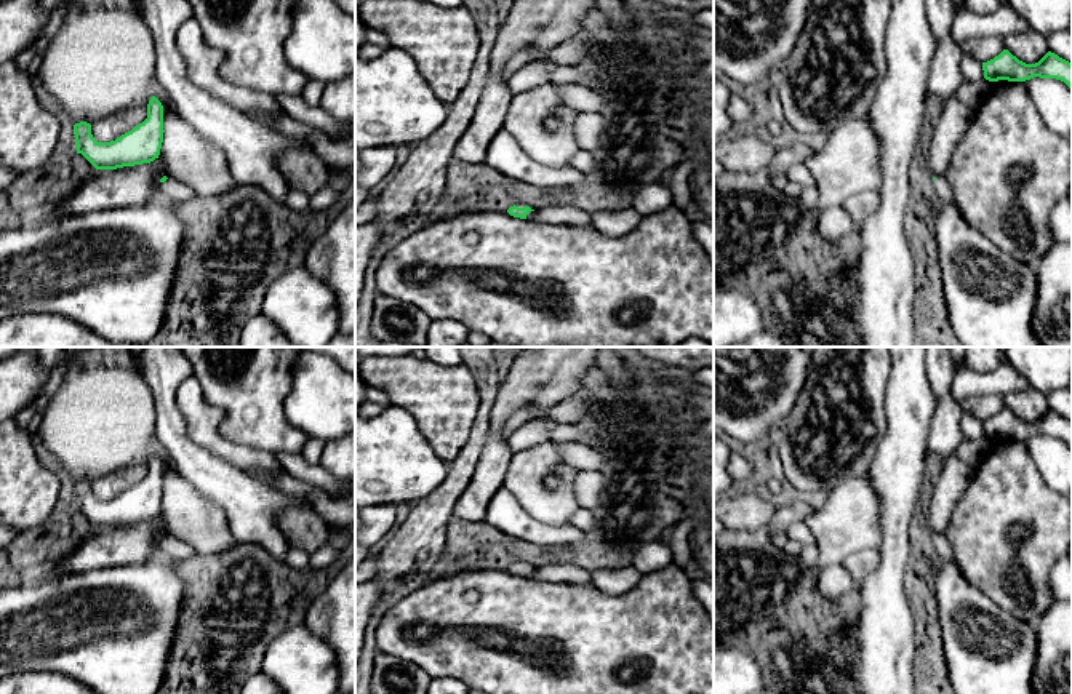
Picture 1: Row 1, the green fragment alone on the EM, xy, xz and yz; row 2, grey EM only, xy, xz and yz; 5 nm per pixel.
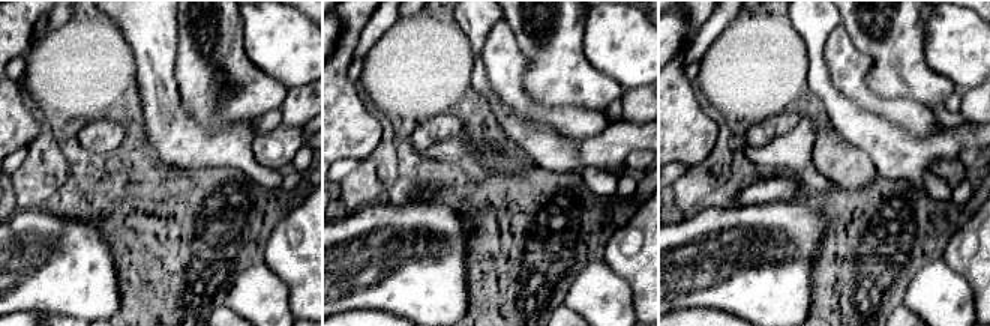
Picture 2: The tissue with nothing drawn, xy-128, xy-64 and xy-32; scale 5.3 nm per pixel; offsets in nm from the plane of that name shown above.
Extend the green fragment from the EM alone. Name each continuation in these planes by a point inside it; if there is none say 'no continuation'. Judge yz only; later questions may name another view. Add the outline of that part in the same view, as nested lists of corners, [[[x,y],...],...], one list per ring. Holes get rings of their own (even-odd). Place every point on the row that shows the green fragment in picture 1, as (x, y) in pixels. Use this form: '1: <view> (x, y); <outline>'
1: yz (943, 187); [[[931,173],[933,185],[941,198],[941,201],[950,203],[955,206],[955,195],[954,190],[950,187],[950,184],[947,182],[947,179],[944,176],[938,176],[934,173]]]

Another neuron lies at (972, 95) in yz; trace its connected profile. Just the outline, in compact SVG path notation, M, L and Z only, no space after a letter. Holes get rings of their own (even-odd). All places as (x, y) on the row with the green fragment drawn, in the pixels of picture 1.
M982 78L978 82L963 82L955 94L955 98L965 104L971 114L974 114L990 91L992 82Z

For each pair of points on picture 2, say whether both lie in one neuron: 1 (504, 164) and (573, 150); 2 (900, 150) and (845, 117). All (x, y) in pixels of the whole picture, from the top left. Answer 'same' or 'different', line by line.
1: different
2: same

